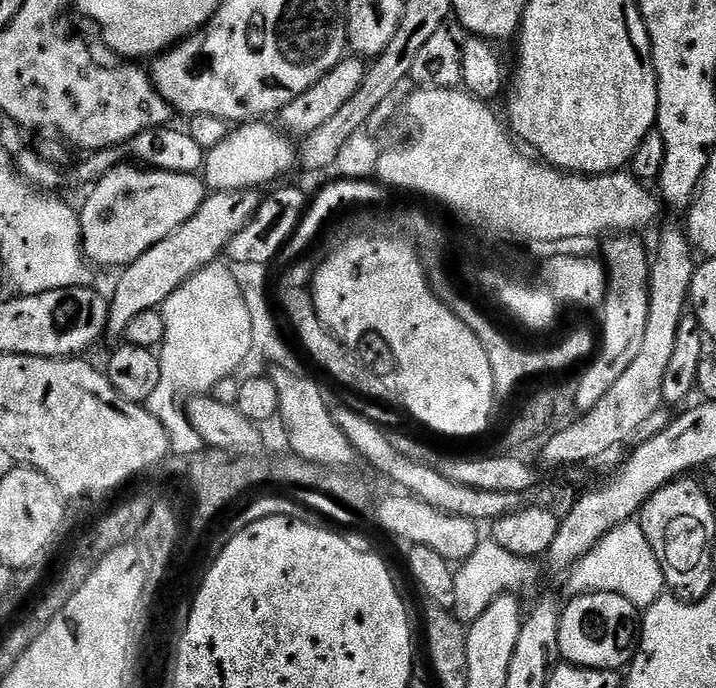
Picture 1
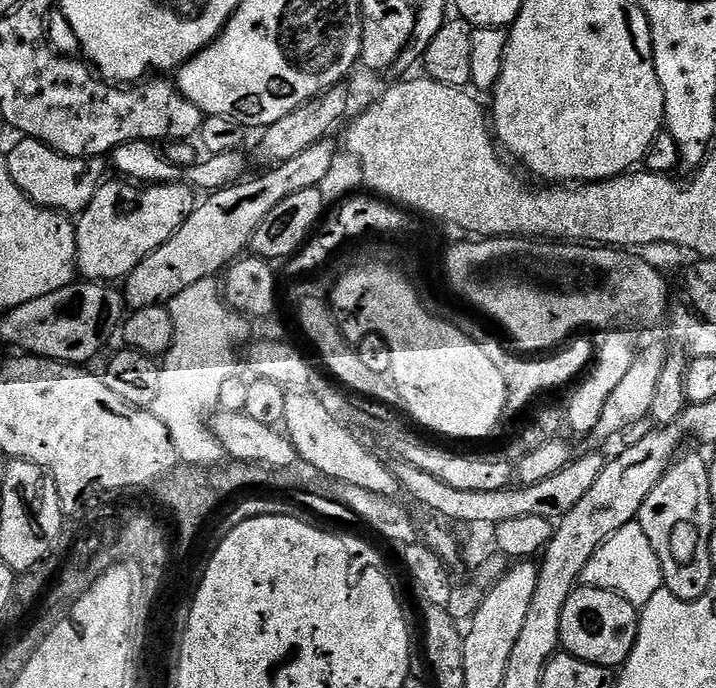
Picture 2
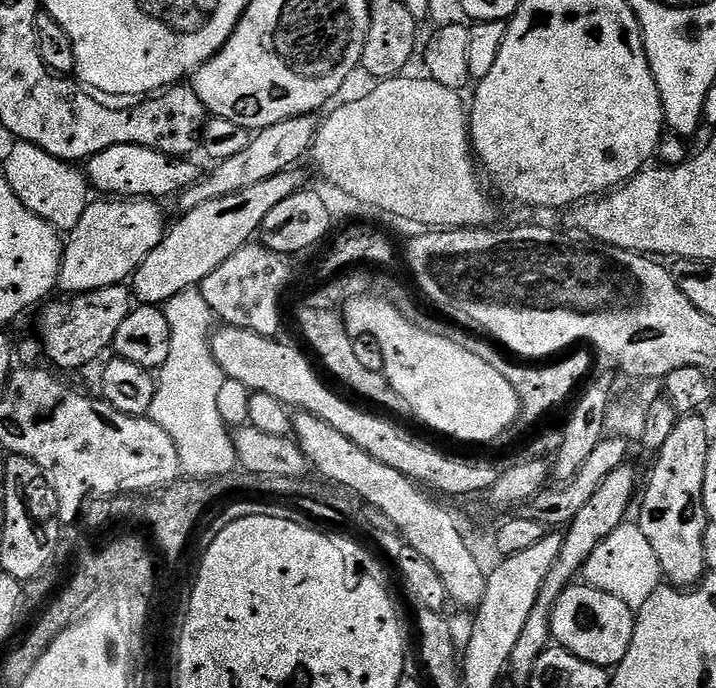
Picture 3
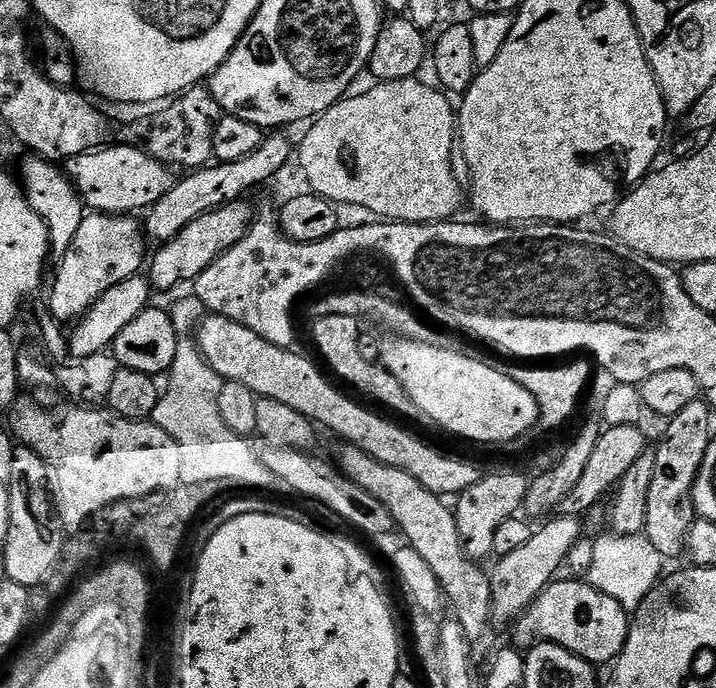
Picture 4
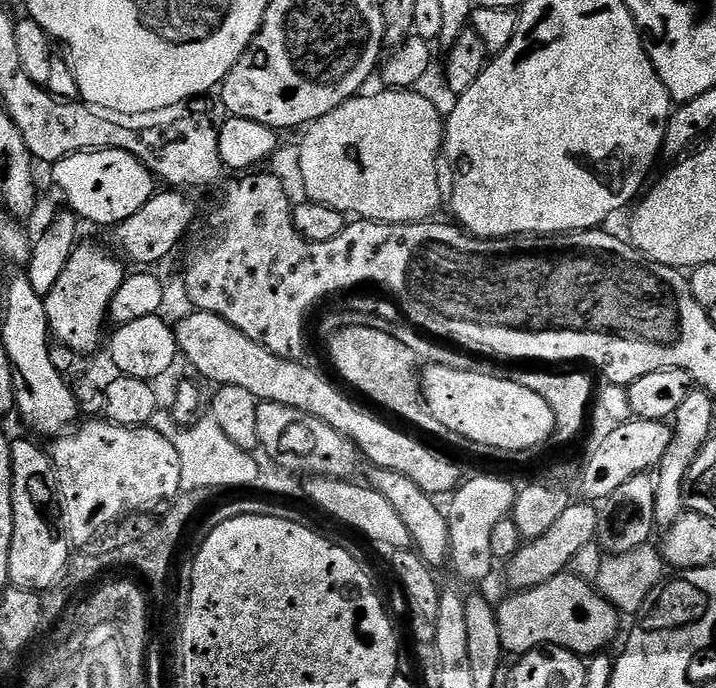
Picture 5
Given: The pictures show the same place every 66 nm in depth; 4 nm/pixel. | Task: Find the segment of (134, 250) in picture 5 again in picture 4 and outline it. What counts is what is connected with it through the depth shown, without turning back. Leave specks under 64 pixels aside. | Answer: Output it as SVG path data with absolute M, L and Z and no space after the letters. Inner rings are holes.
M268 134L254 150L254 154L246 154L246 158L238 158L238 162L209 163L207 166L192 170L185 178L177 179L176 185L170 190L170 194L163 196L153 208L147 209L148 224L146 220L146 236L149 241L163 242L172 240L194 218L206 214L211 208L217 208L223 204L229 204L241 199L251 188L256 188L259 184L264 184L267 180L272 180L288 164L288 159L293 159L294 144L291 144L284 134Z

